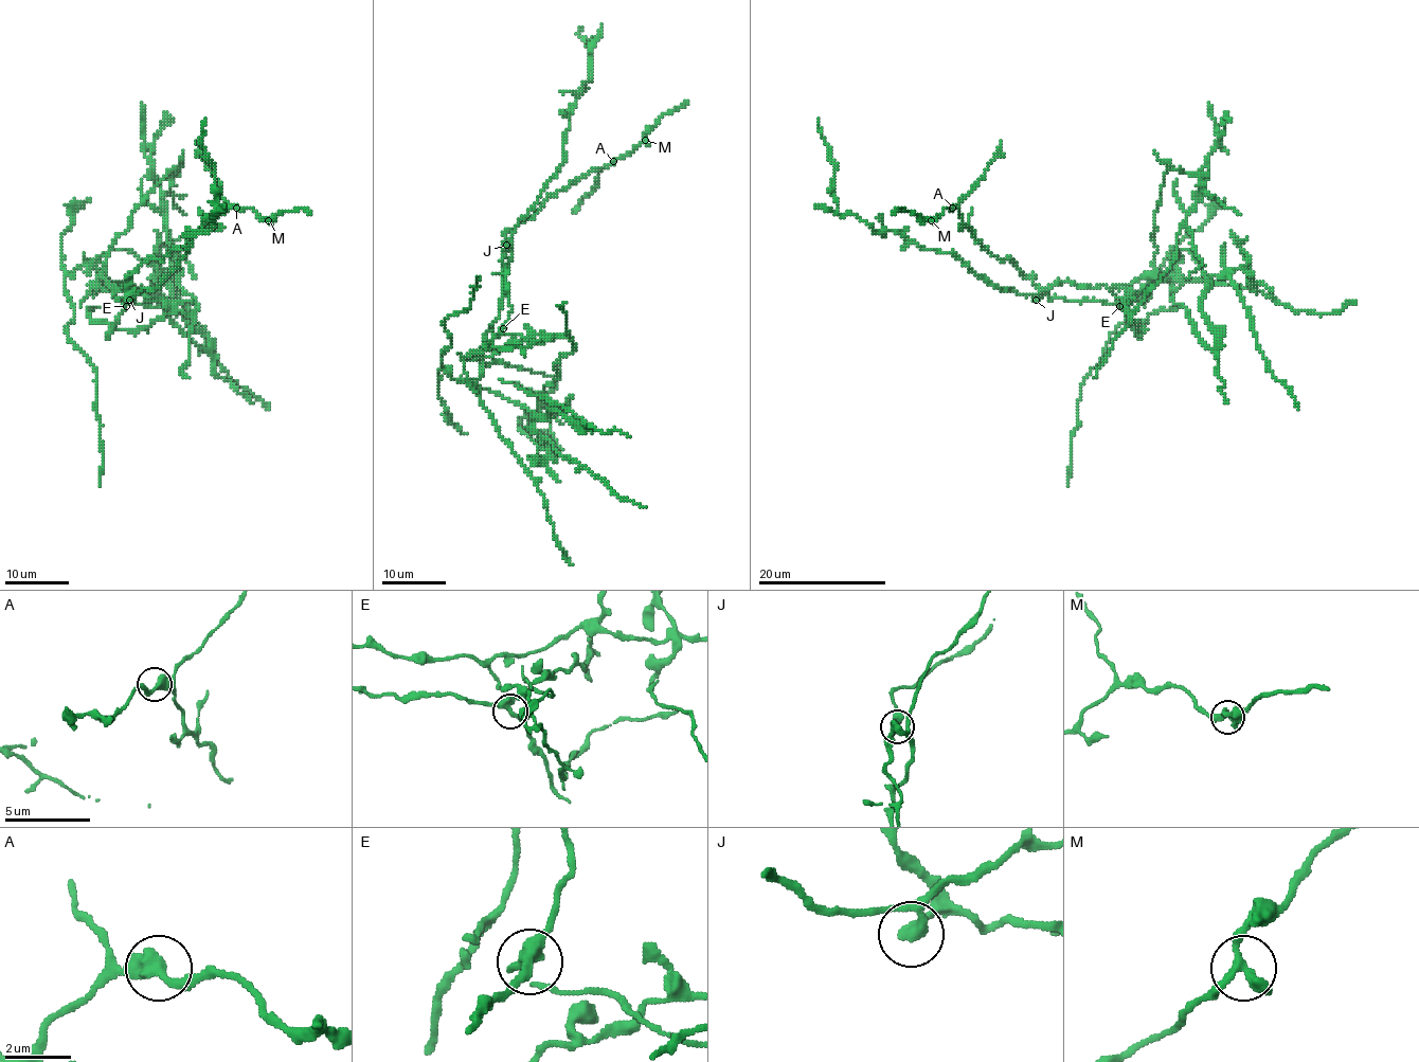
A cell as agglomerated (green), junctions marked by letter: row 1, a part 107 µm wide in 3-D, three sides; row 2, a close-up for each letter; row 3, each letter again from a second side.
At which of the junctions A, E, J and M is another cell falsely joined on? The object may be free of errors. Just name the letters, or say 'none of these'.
J

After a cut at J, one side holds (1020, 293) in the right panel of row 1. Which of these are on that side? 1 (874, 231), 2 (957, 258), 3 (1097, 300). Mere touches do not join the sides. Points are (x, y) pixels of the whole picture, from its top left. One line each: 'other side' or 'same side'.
1: same side
2: same side
3: other side

